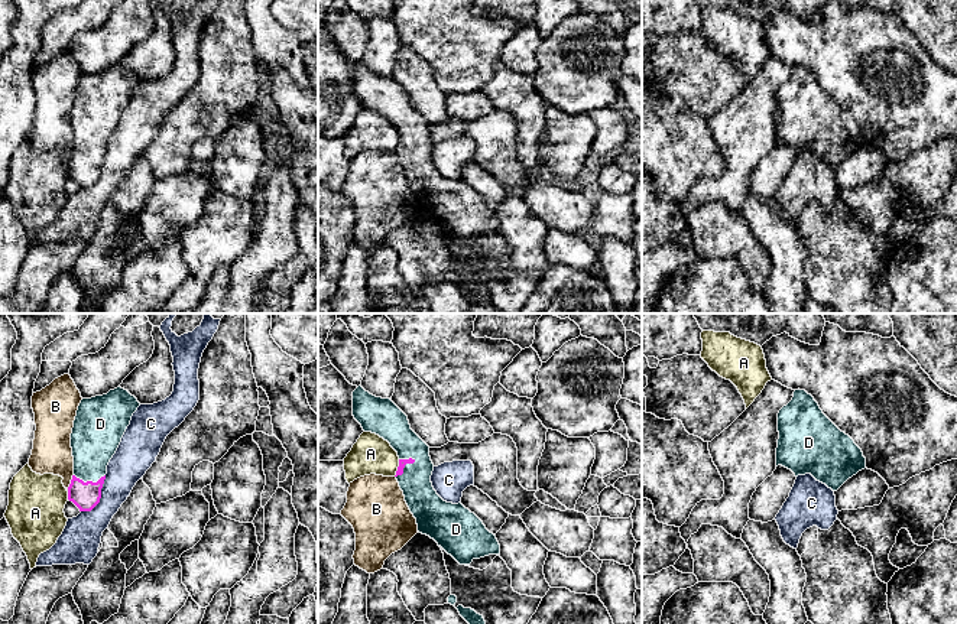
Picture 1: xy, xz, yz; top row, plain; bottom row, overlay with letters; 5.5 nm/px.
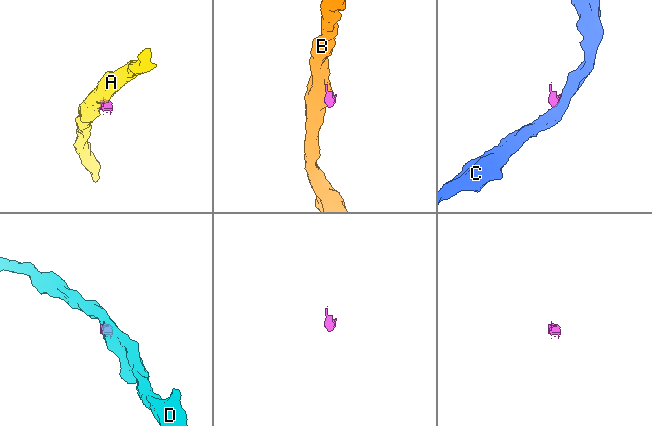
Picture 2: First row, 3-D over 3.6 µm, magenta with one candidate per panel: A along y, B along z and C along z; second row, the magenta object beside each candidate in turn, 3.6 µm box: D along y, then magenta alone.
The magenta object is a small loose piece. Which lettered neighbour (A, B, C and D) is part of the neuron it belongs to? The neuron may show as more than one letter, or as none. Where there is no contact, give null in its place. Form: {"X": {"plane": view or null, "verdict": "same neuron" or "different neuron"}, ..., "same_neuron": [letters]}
{"A": {"plane": "xz", "verdict": "different neuron"}, "B": {"plane": "xy", "verdict": "different neuron"}, "C": {"plane": "xy", "verdict": "different neuron"}, "D": {"plane": "xz", "verdict": "same neuron"}, "same_neuron": ["D"]}

